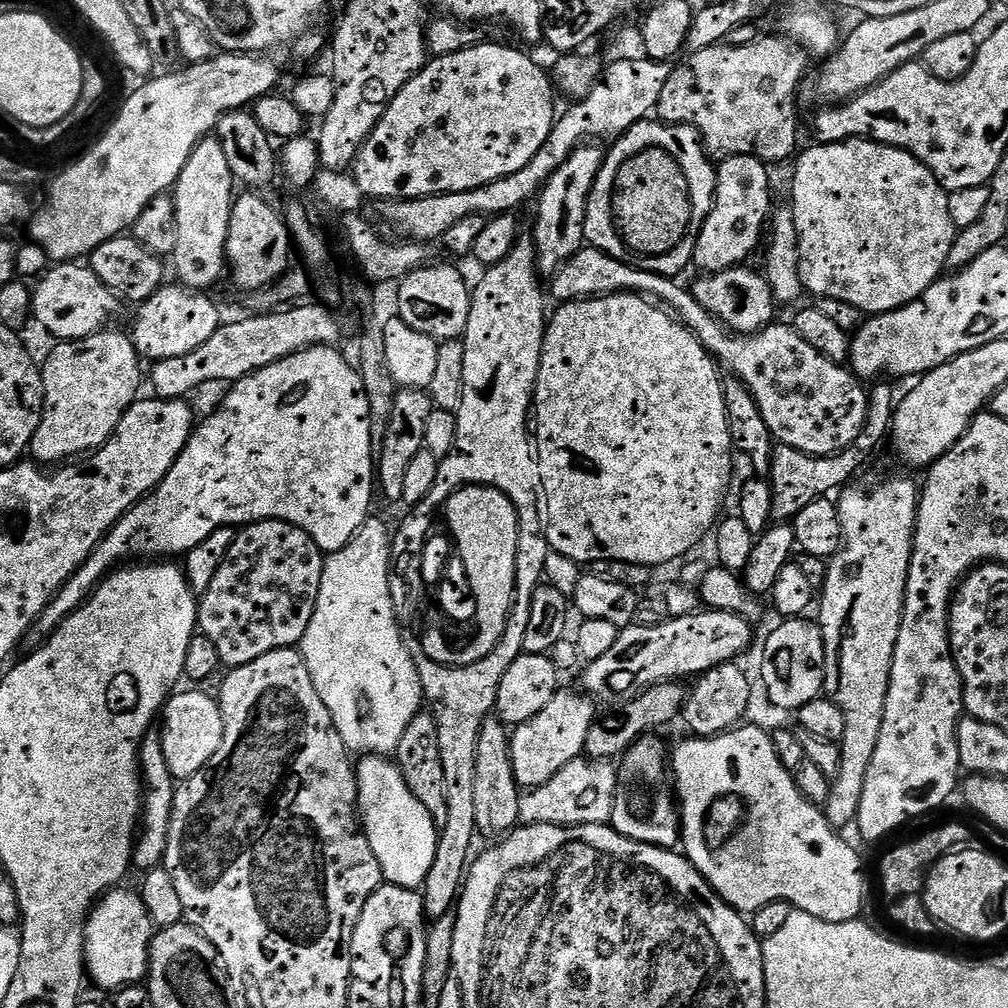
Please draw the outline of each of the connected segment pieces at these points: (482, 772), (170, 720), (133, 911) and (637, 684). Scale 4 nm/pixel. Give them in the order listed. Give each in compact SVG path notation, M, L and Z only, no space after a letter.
M493 714L482 722L482 730L478 734L478 754L474 773L474 818L476 830L481 837L503 838L520 824L520 797L522 788L517 784L511 762L511 739L509 729L499 716Z
M199 690L192 692L180 692L169 696L168 703L162 709L162 724L164 728L160 732L160 741L162 742L162 754L166 754L166 766L170 766L170 774L173 781L183 782L189 780L198 770L202 770L218 754L218 746L222 746L224 737L224 715L220 709L217 697L207 696Z
M120 886L104 893L96 901L96 906L84 925L84 963L87 975L91 983L93 980L98 987L108 988L107 990L139 985L148 975L148 949L152 943L154 925L139 895L135 891L127 892L126 889L127 887Z
M697 610L688 616L664 618L661 624L640 624L633 622L627 628L620 629L618 642L602 658L591 661L584 672L583 691L597 701L623 702L632 699L650 686L663 684L666 680L679 681L680 676L699 677L719 664L733 663L752 644L752 628L749 617L736 612L718 612L715 610Z

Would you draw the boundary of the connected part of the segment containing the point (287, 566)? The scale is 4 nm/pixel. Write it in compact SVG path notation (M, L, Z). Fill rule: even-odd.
M260 520L257 524L249 524L237 531L230 550L226 550L226 558L222 558L222 566L218 566L218 574L214 574L214 582L210 582L210 590L206 590L198 600L198 628L214 647L218 649L218 658L225 669L241 668L243 664L254 662L254 658L262 658L262 654L270 654L270 650L296 648L300 639L306 634L306 626L310 626L310 618L314 618L314 610L318 602L318 586L322 586L322 570L325 553L313 542L310 534L306 534L298 526L287 524L281 520Z

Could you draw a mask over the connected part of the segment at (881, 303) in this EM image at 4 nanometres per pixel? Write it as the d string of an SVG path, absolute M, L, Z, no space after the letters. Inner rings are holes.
M863 138L843 140L837 144L816 142L813 145L813 148L806 149L804 153L801 151L795 157L796 173L792 176L792 201L790 201L794 226L798 230L800 282L803 291L813 292L813 297L816 298L825 296L834 298L838 302L846 302L857 308L861 314L879 314L892 312L895 308L905 308L907 304L917 300L934 281L940 279L948 263L948 255L954 246L958 231L950 218L948 193L936 181L932 171L923 162L916 160L911 152L906 152L903 148L891 148L889 144L877 144L874 140Z

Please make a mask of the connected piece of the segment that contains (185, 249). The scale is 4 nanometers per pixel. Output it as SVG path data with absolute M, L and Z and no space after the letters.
M205 138L190 154L171 193L178 222L178 243L170 260L176 263L175 279L185 288L212 290L226 272L226 242L234 203L234 177L226 153L215 138Z

